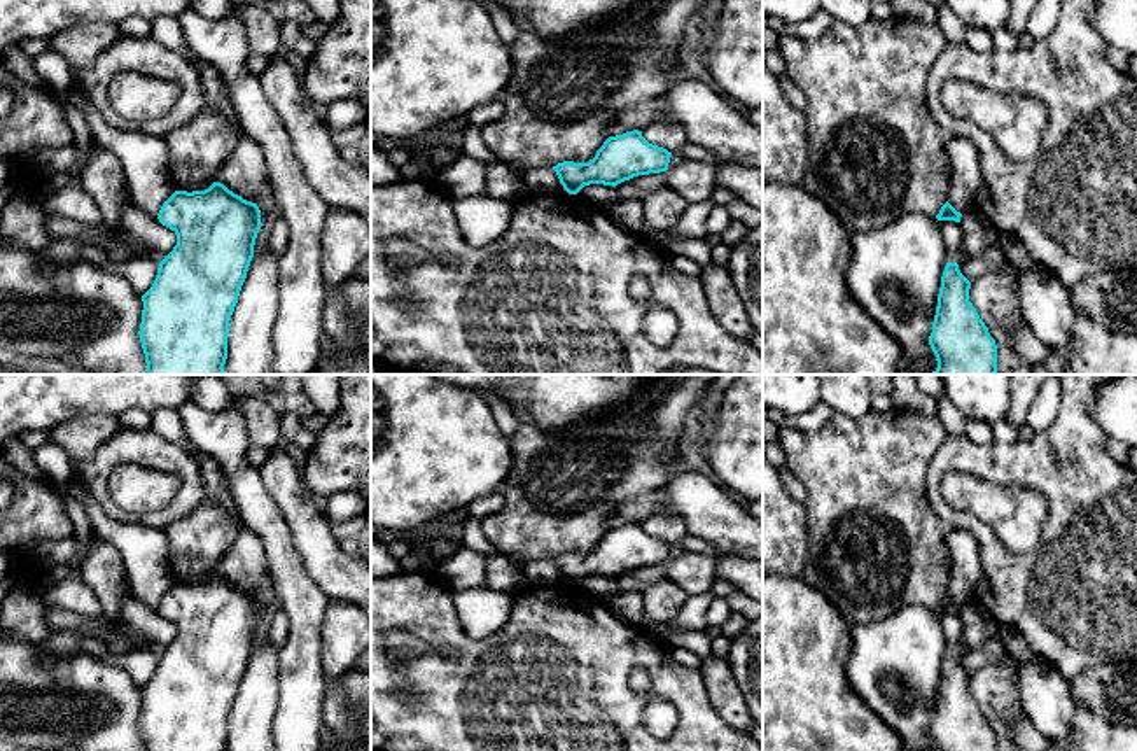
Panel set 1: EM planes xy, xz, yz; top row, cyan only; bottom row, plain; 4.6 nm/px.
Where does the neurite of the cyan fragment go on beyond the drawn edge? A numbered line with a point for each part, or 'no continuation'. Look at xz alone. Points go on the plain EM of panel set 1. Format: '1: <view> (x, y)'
no continuation

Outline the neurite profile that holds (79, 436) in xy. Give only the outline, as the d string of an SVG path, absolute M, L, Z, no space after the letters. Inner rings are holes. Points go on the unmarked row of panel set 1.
M108 413L75 415L49 431L49 441L59 445L72 460L73 471L66 492L73 499L82 504L91 499L77 466L121 431L117 417Z

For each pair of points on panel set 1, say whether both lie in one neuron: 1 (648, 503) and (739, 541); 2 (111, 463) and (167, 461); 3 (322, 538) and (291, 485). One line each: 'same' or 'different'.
1: same
2: same
3: same

